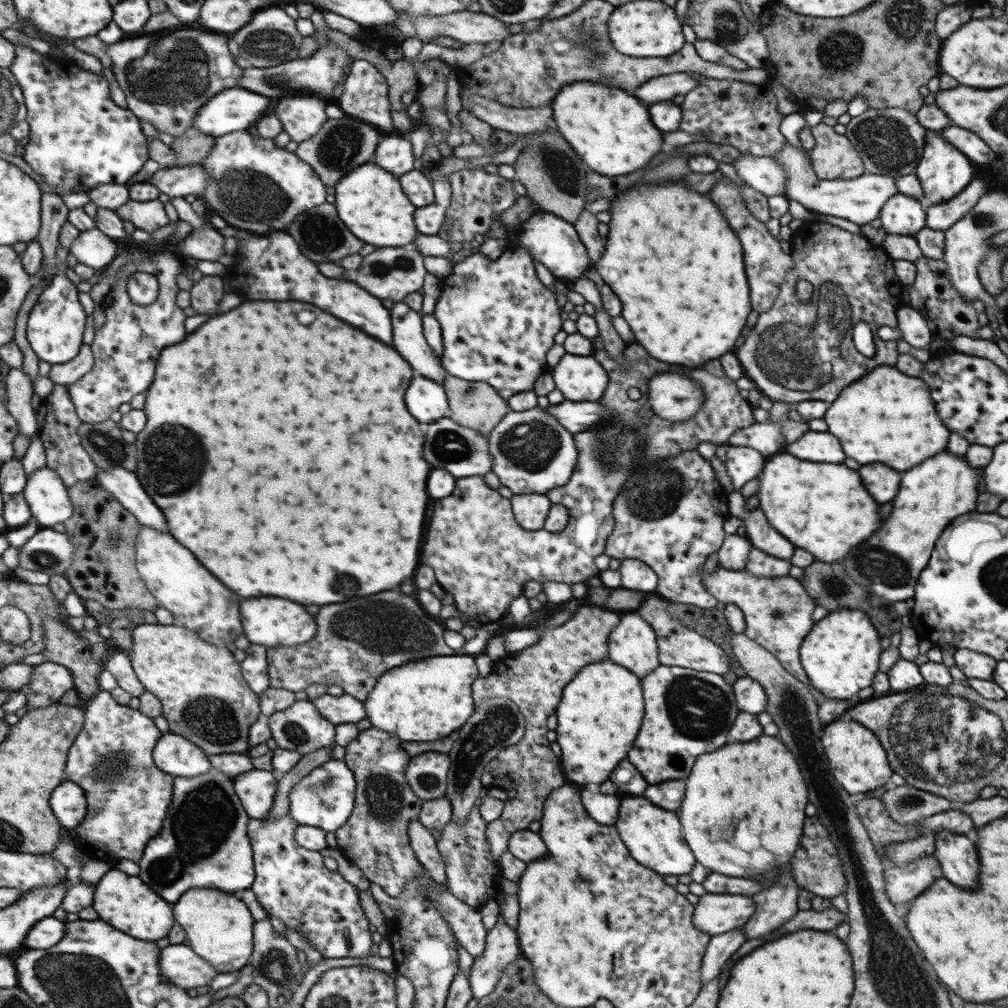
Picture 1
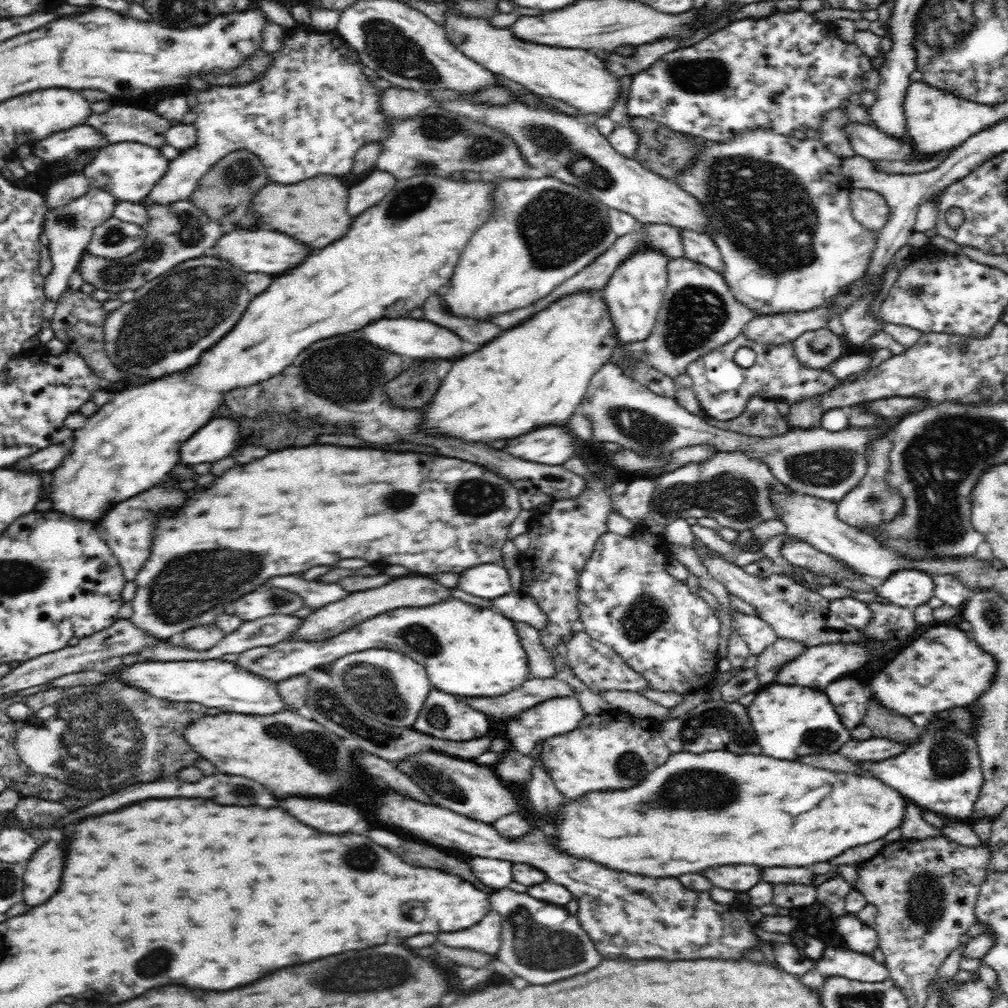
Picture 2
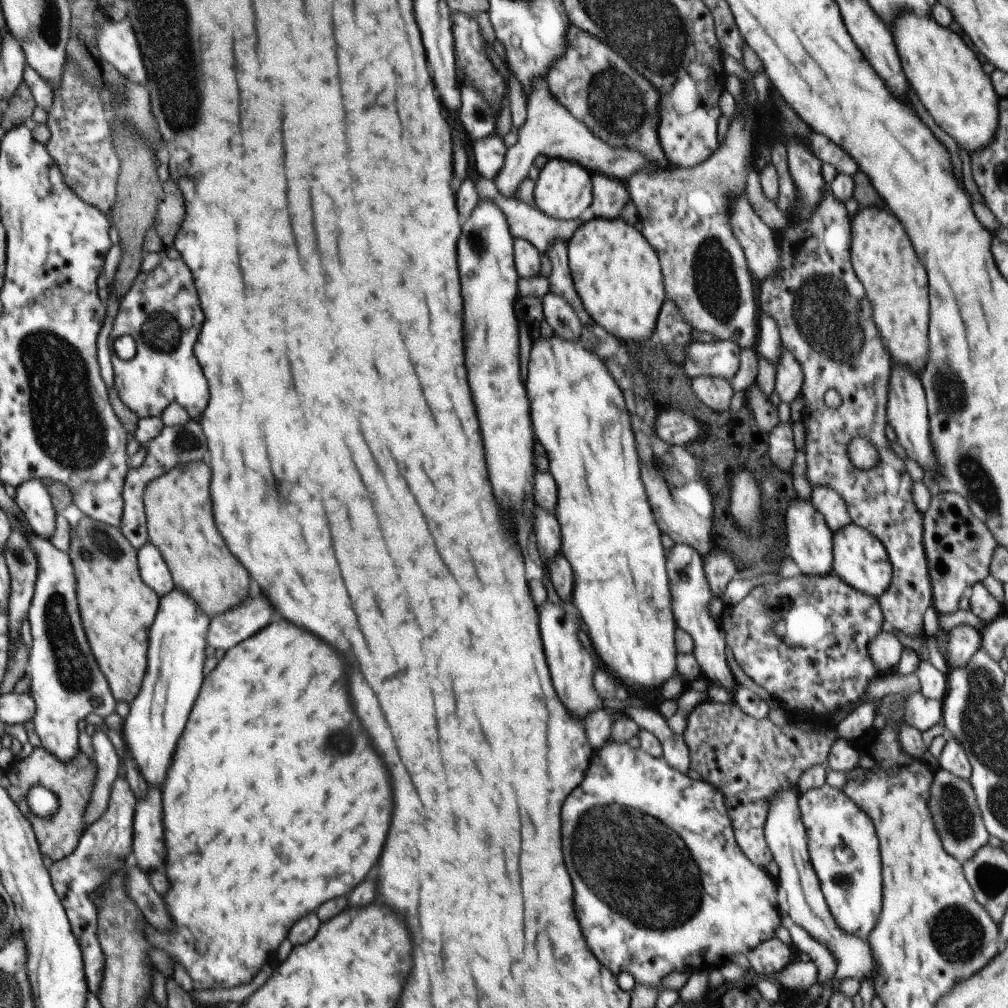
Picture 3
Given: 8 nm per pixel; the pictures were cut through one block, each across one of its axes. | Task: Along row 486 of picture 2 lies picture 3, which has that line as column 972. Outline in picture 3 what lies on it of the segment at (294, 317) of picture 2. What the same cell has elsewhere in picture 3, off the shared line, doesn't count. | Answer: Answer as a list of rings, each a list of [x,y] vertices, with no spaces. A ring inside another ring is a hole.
[[[913,12],[895,16],[891,34],[907,84],[935,124],[967,152],[986,147],[994,138],[998,95],[991,87],[989,76],[981,70],[973,50],[959,38],[959,34],[935,24],[931,18],[915,16]]]

